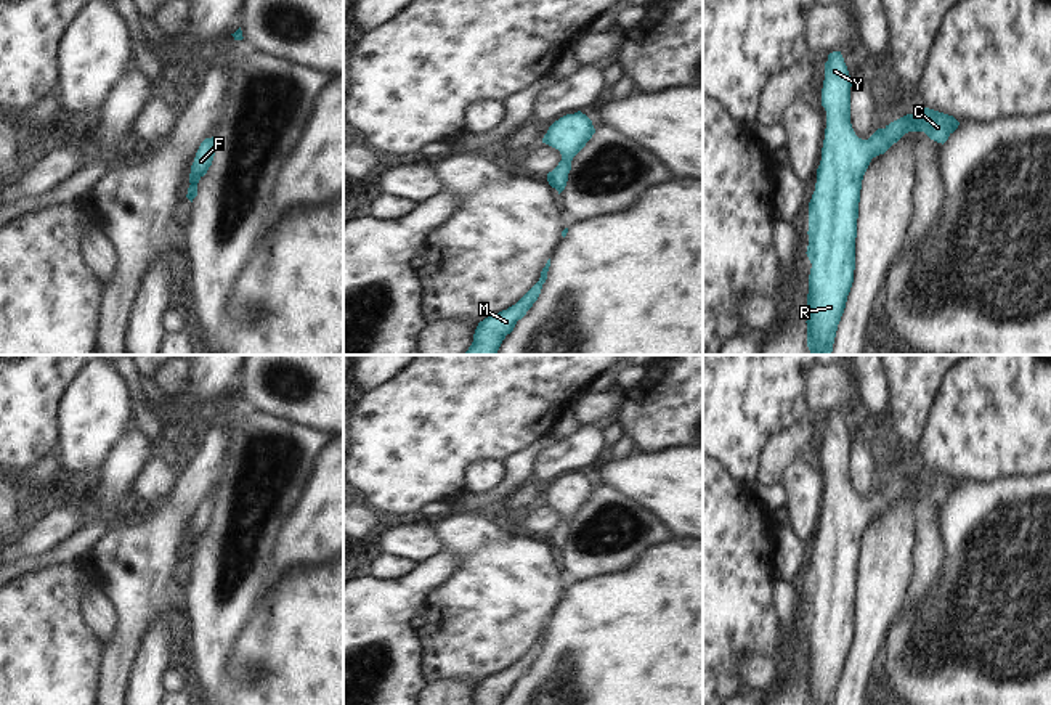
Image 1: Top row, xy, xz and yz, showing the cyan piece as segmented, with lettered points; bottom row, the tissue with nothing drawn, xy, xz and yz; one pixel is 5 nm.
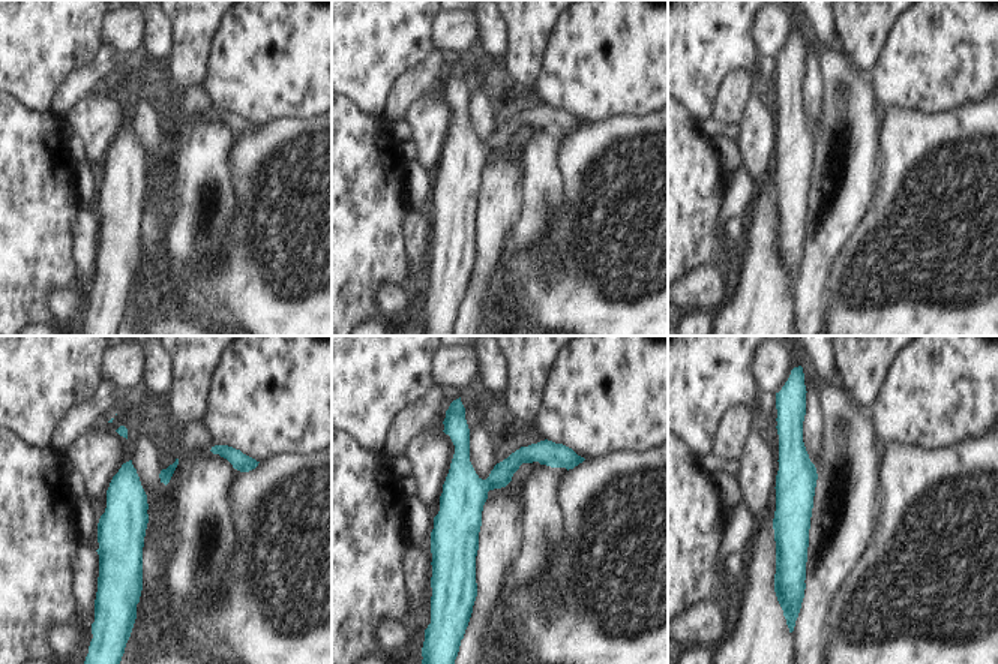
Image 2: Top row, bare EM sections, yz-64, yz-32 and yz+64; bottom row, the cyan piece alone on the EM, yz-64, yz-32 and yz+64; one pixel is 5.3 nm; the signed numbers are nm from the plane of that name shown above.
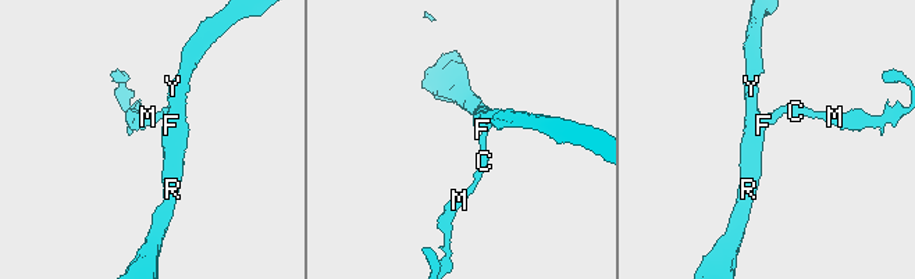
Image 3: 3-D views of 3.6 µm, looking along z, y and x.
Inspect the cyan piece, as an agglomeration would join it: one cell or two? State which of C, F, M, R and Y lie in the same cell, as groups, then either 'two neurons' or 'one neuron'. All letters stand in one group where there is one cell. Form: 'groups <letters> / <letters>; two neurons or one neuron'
groups C F M R Y; one neuron

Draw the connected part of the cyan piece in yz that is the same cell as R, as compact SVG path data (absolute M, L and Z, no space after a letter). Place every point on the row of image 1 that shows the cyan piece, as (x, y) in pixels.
M841 51L830 53L822 88L826 128L815 191L809 202L805 252L812 263L805 321L810 355L833 352L854 283L860 189L871 159L884 154L908 132L924 132L943 145L960 125L953 116L924 108L862 140L850 124L850 87L852 77Z

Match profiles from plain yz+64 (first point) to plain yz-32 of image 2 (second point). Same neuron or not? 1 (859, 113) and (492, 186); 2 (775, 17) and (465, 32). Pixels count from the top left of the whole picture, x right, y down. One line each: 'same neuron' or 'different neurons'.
1: same neuron
2: same neuron

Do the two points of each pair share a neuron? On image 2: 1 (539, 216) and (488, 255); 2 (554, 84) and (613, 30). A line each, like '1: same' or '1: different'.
1: different
2: same

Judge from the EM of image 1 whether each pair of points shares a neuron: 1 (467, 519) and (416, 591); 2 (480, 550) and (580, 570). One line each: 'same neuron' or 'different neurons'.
1: different neurons
2: different neurons

